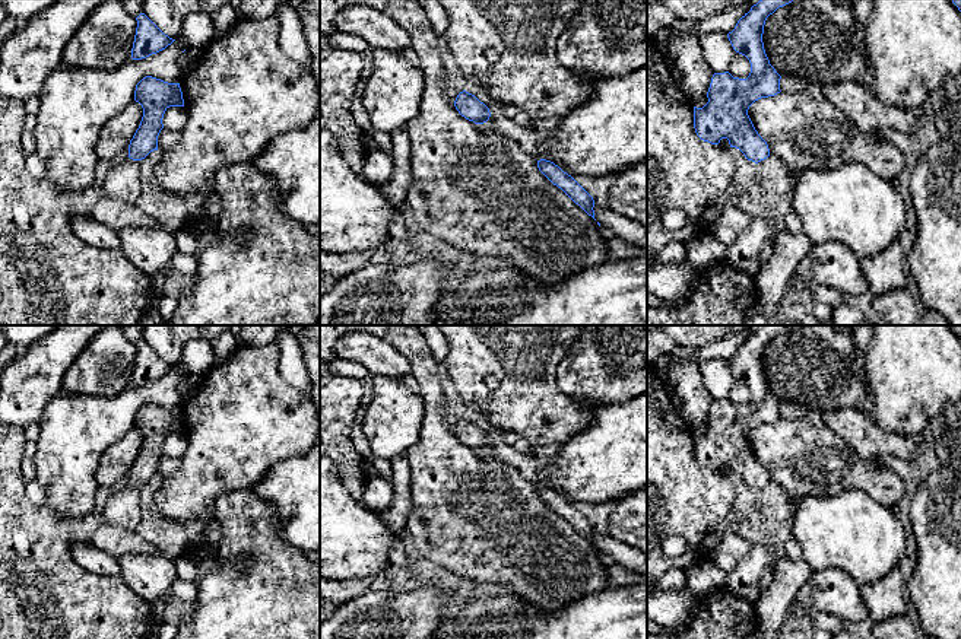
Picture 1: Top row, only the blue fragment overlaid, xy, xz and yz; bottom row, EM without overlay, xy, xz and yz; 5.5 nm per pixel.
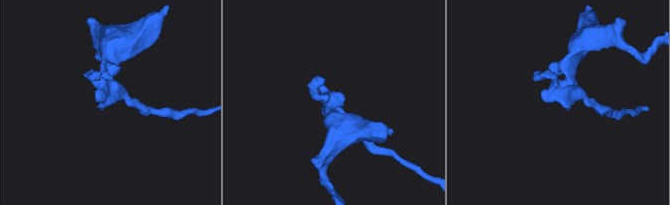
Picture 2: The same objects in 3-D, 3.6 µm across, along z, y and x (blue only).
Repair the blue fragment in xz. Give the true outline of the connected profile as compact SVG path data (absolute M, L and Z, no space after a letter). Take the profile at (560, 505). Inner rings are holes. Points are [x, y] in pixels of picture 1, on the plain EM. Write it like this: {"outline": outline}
{"outline": "M537 487L539 497L558 515L561 515L575 531L594 546L593 524L567 499L551 487Z"}

